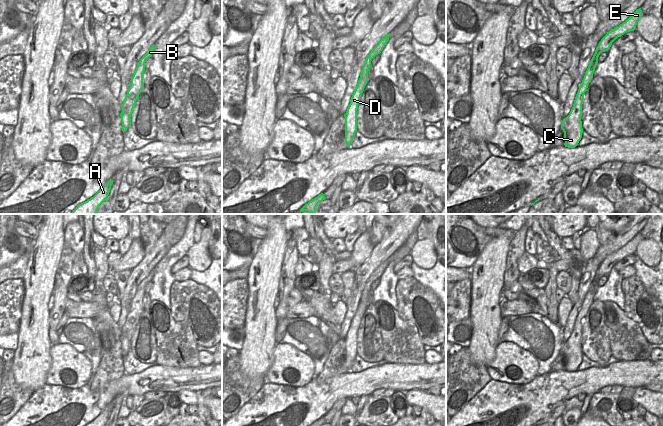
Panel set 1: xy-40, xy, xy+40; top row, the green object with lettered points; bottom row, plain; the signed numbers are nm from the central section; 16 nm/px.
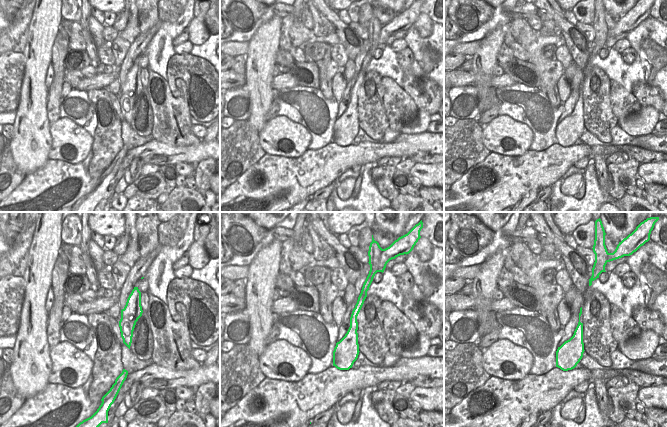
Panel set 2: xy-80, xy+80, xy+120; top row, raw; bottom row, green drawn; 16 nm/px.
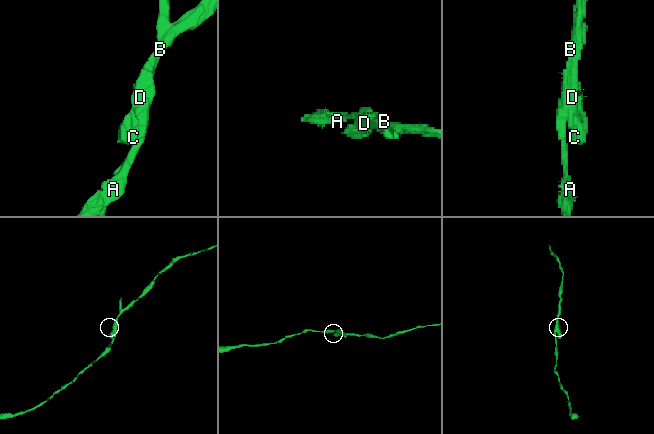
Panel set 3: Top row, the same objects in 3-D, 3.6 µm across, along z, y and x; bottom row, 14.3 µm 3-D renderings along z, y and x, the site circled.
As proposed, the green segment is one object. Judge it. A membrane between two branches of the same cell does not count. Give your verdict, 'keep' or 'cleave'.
cleave

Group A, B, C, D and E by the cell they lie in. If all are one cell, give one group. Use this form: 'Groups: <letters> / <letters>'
Groups: A B E / C D

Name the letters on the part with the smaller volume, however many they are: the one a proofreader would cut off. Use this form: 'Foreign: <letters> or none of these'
Foreign: C, D

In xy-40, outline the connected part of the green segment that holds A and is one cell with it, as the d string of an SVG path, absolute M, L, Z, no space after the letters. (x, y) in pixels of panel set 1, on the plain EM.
M110 403L93 421L85 426L104 426L107 425L113 404Z

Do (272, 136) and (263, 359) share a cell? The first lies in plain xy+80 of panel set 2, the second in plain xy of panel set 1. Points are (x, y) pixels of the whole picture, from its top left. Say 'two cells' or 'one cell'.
two cells

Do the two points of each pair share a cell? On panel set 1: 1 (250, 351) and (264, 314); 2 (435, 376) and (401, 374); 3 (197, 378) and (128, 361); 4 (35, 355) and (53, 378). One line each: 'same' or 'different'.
1: same
2: same
3: different
4: different

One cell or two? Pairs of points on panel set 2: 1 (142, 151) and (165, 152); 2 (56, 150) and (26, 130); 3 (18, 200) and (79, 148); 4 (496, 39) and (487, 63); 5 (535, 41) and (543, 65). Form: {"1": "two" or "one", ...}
{"1": "one", "2": "two", "3": "two", "4": "one", "5": "one"}

